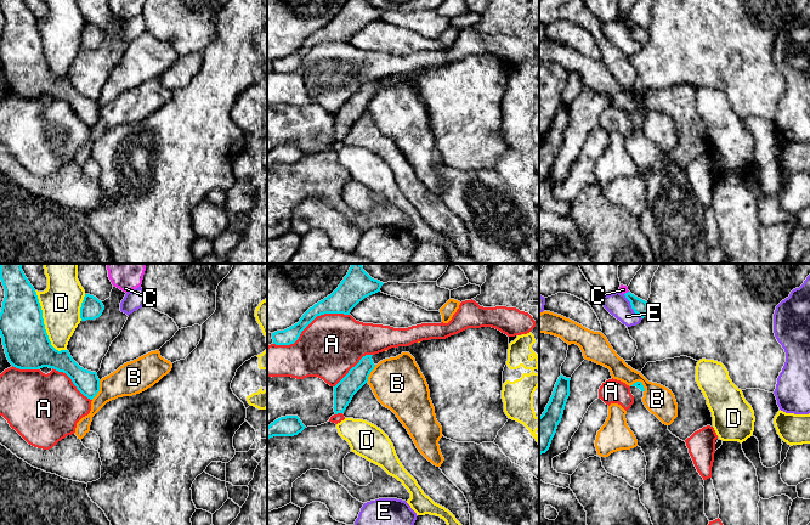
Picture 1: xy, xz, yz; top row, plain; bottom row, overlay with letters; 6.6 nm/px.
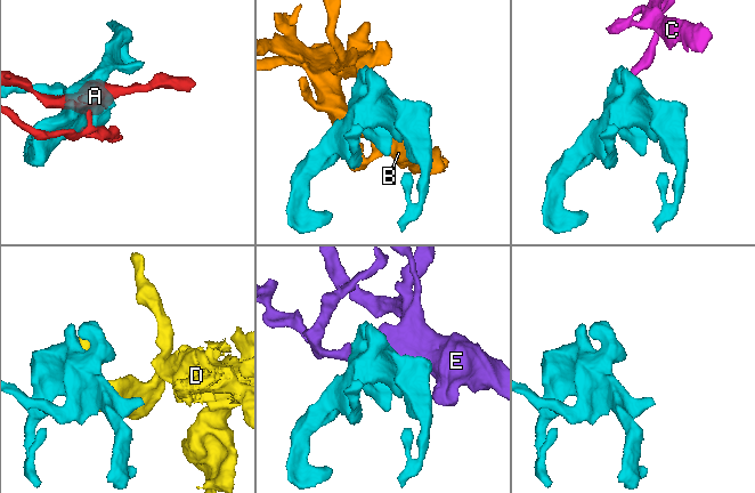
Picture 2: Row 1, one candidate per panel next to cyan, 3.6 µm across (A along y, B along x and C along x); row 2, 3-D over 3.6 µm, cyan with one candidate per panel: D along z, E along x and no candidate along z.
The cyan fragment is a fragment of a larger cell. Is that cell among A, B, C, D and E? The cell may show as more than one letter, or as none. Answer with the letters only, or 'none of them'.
none of them

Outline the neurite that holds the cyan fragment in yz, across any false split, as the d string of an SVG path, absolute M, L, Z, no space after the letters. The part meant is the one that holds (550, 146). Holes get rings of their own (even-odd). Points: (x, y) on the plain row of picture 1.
M562 102L559 105L545 139L539 145L539 184L545 181L561 149L563 137L570 124L570 108Z

